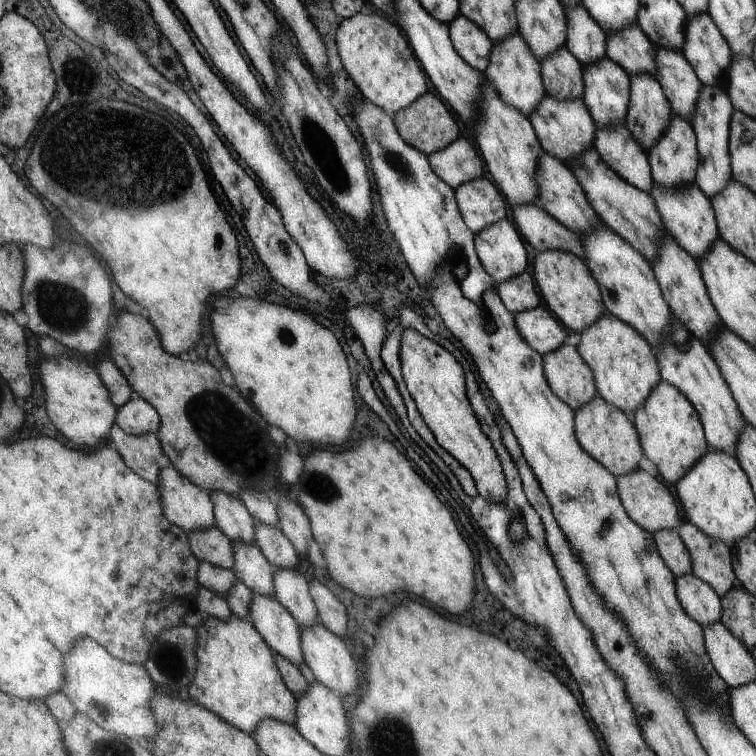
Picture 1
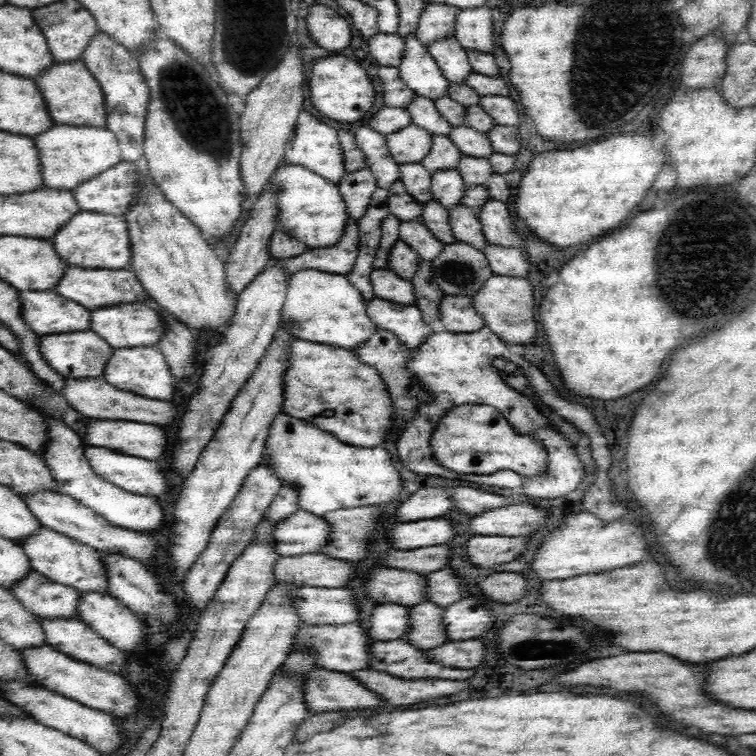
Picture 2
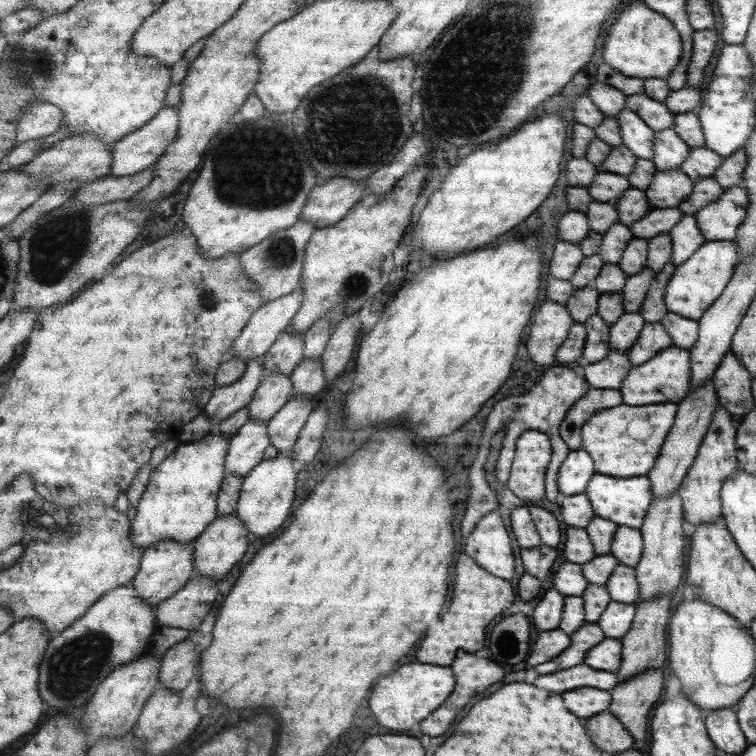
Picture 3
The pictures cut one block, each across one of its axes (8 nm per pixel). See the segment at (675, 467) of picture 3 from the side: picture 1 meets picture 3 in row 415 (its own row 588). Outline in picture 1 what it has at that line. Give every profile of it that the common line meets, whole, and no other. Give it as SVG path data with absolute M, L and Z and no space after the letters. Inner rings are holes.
M693 573L680 576L677 581L679 600L683 608L702 627L720 622L723 603L715 587Z

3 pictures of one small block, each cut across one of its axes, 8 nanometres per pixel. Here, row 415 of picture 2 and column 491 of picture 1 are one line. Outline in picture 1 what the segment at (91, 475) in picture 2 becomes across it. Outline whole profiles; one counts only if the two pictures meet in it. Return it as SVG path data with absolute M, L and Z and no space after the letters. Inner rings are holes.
M462 13L448 25L455 49L471 67L484 73L491 64L491 53L494 48L487 31Z

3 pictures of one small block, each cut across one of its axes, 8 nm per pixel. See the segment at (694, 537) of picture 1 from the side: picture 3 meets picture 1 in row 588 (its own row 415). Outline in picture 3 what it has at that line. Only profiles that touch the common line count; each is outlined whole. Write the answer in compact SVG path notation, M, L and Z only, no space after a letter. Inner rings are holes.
M717 406L715 416L712 417L711 426L703 445L700 446L699 456L695 464L688 469L683 484L678 492L683 497L684 510L687 513L687 522L691 529L701 524L715 523L723 514L722 490L724 481L730 478L736 470L736 428L732 426L730 411L724 406Z

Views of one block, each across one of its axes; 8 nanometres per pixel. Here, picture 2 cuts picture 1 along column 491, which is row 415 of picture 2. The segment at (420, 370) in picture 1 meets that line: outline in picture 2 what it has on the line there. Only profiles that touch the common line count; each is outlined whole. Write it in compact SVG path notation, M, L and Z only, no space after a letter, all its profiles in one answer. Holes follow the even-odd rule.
M464 403L446 410L433 426L430 434L432 459L446 470L456 474L494 474L496 471L512 470L524 478L545 471L547 454L544 447L528 438L518 438L510 423L494 406L482 403Z

